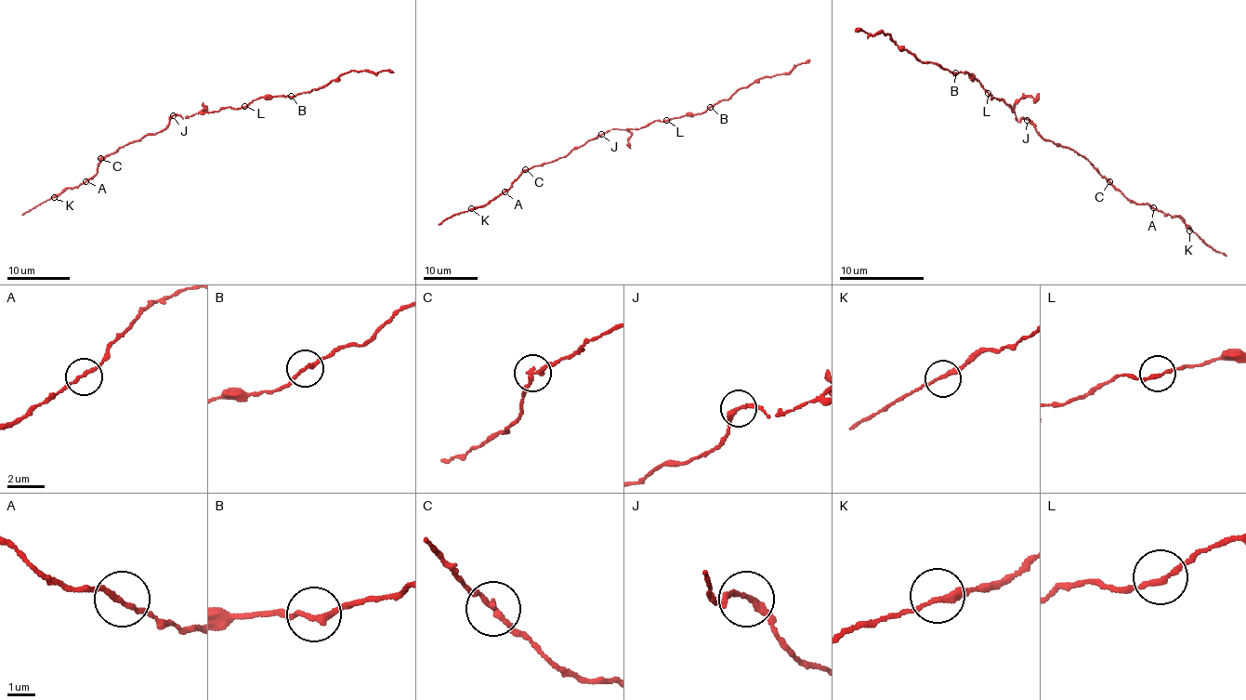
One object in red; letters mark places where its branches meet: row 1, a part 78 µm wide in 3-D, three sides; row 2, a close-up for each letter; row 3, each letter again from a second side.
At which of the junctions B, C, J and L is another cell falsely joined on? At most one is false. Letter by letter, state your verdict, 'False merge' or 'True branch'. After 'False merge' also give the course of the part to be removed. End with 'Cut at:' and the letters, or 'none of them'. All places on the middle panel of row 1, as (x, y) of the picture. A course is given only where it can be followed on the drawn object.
B: True branch
C: True branch
J: True branch
L: True branch
Cut at: none of them

